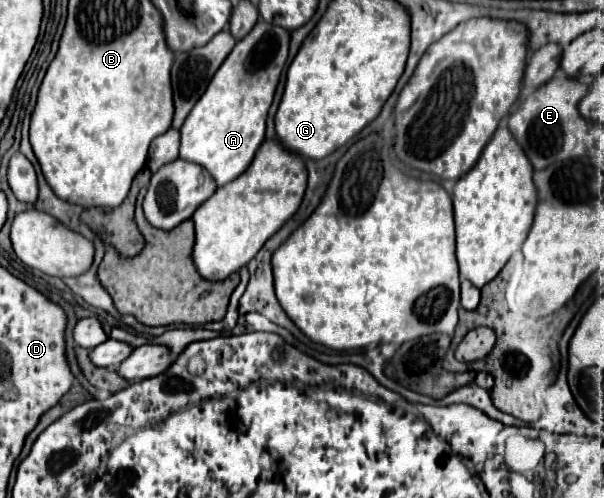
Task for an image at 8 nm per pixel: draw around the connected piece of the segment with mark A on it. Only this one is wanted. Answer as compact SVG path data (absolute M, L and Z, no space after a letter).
M258 21L256 27L236 43L228 59L212 77L202 99L190 111L180 129L180 159L204 167L216 187L222 187L242 175L264 141L266 115L288 57L290 33Z

